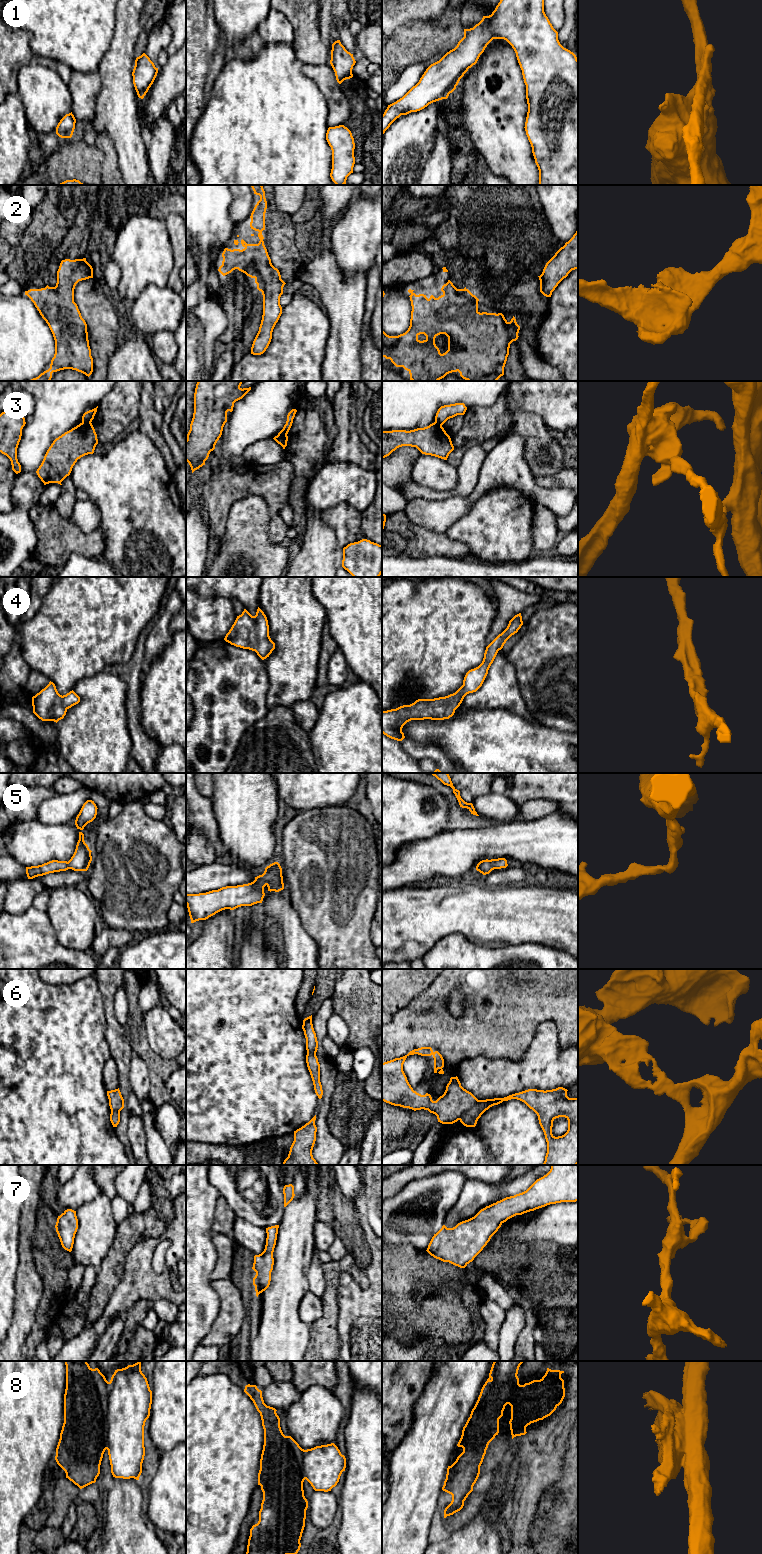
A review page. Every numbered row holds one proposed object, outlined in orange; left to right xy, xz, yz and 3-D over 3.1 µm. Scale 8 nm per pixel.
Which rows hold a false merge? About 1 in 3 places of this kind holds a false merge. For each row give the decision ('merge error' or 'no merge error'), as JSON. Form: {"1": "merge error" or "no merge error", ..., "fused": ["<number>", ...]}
{"1": "no merge error", "2": "no merge error", "3": "merge error", "4": "no merge error", "5": "no merge error", "6": "merge error", "7": "no merge error", "8": "merge error", "fused": ["3", "6", "8"]}

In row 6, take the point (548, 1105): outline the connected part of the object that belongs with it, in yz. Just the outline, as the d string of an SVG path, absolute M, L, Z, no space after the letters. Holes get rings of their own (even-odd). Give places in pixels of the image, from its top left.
M563 1087L546 1091L528 1089L504 1098L478 1100L471 1109L463 1114L460 1122L466 1127L475 1127L478 1119L490 1107L511 1099L520 1100L537 1114L539 1124L544 1132L547 1153L542 1165L578 1165L578 1098L569 1098L567 1091ZM559 1117L565 1117L568 1120L568 1130L564 1135L555 1137L552 1134L553 1121Z

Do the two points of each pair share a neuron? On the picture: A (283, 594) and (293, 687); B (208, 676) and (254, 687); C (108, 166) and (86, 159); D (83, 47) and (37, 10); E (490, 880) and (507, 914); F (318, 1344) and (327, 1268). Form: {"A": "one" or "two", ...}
{"A": "one", "B": "one", "C": "two", "D": "one", "E": "two", "F": "one"}

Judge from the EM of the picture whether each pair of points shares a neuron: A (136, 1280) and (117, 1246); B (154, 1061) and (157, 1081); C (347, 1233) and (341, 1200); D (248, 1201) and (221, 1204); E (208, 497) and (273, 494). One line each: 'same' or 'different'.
A: different
B: same
C: same
D: different
E: same

